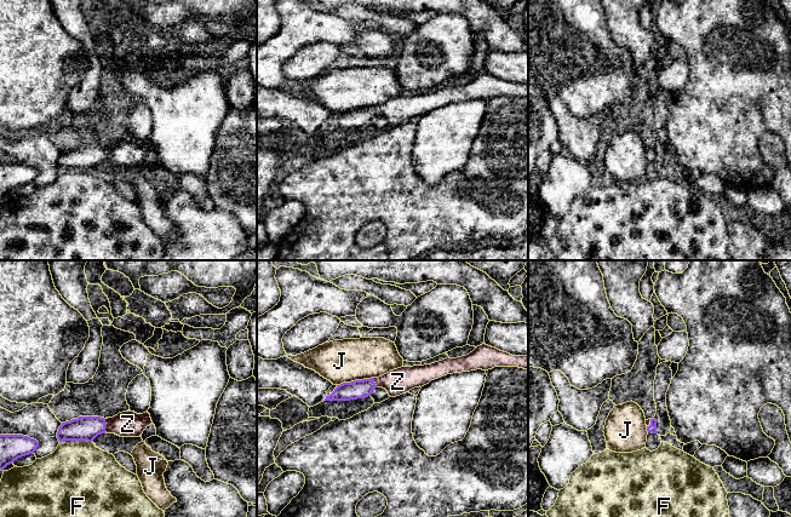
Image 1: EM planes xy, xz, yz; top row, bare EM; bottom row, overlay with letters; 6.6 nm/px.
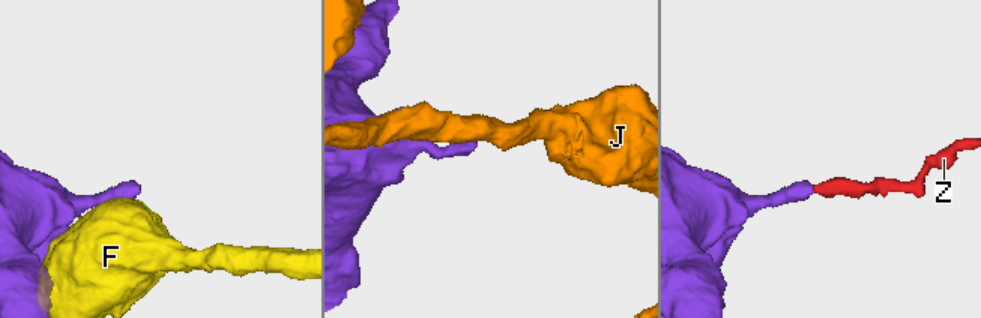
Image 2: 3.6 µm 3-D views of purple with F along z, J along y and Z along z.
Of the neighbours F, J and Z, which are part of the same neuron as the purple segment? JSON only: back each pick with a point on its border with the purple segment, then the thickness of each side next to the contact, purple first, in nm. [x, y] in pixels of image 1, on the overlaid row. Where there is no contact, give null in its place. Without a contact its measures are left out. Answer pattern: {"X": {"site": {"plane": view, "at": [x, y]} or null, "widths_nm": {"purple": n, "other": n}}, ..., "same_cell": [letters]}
{"Z": {"site": {"plane": "xy", "at": [104, 425]}, "widths_nm": {"purple": 160, "other": 180}}, "same_cell": ["Z"]}

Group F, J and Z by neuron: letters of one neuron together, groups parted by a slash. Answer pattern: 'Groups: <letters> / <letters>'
Groups: F / J / Z

